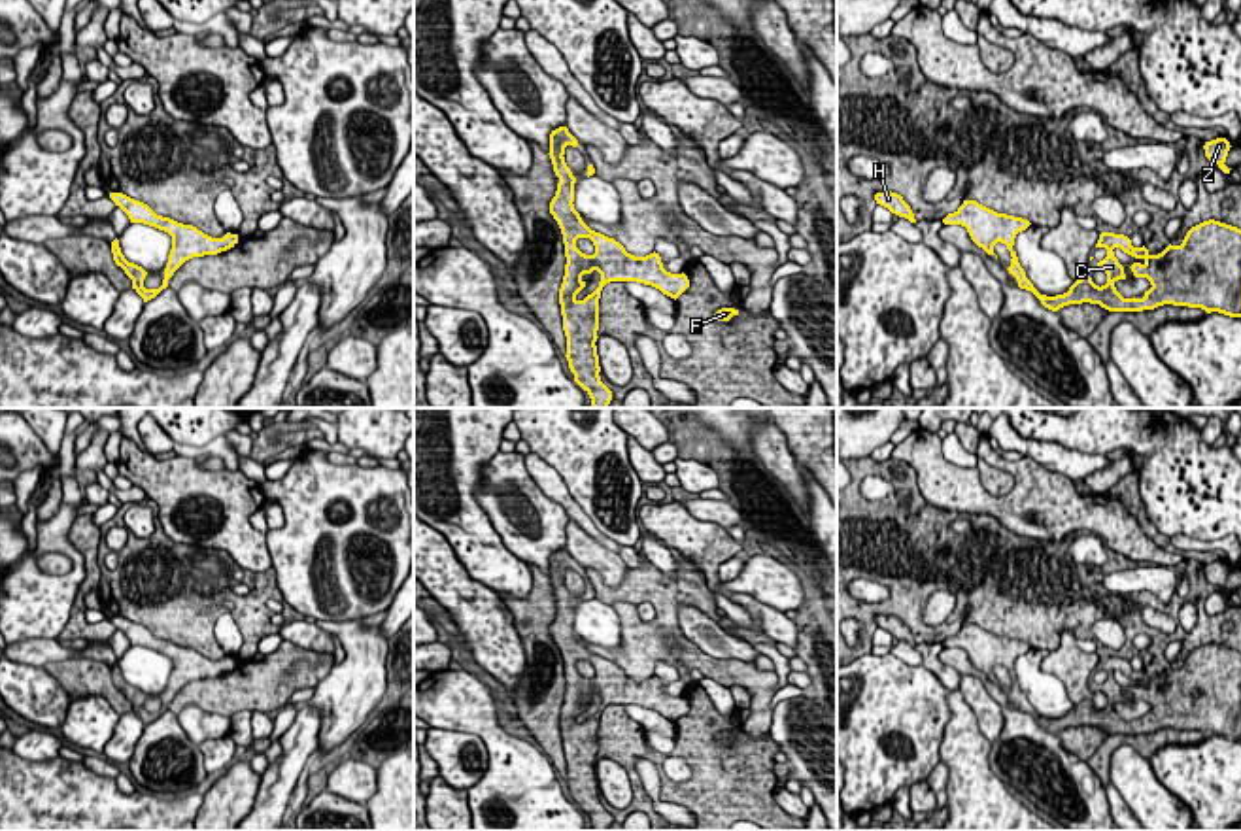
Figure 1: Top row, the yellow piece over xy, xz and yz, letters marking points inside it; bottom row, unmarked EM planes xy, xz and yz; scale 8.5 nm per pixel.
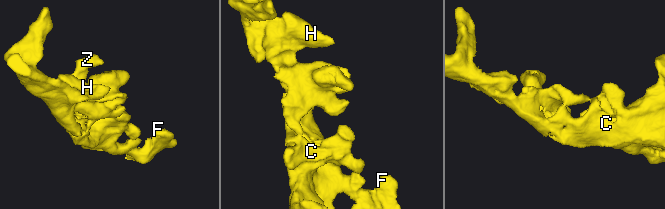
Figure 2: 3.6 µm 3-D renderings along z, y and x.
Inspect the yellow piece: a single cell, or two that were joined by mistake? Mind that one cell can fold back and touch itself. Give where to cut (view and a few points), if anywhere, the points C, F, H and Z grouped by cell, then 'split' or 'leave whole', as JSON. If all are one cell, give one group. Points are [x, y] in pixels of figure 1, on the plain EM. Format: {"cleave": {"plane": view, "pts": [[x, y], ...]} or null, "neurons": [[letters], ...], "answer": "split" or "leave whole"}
{"cleave": null, "neurons": [["C", "F", "H", "Z"]], "answer": "leave whole"}

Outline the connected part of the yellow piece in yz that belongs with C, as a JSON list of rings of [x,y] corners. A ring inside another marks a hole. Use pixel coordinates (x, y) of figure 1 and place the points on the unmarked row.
[[[963,623],[943,646],[965,650],[971,663],[995,682],[994,669],[1005,667],[1012,680],[1009,697],[1016,701],[1020,712],[1031,714],[1052,735],[1082,725],[1099,727],[1109,735],[1143,735],[1173,727],[1241,740],[1241,652],[1215,642],[1192,650],[1181,669],[1169,667],[1158,678],[1150,678],[1145,669],[1133,670],[1124,657],[1101,655],[1096,670],[1105,670],[1107,680],[1097,691],[1107,697],[1107,706],[1099,710],[1086,697],[1067,716],[1056,720],[1041,718],[1033,710],[1012,672],[1016,657],[1031,648],[1028,642]],[[1114,670],[1137,682],[1130,689],[1135,701],[1150,704],[1152,710],[1143,721],[1124,721],[1116,714],[1114,706],[1126,703],[1126,697]]]

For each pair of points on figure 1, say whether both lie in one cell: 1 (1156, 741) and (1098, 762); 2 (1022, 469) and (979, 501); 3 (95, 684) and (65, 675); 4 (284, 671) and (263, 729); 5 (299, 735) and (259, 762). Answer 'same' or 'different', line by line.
1: same
2: same
3: same
4: different
5: different

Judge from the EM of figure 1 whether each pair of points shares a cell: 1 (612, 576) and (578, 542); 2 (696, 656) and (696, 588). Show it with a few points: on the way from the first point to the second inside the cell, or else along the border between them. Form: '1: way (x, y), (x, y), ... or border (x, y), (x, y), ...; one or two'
1: way (605, 567), (588, 552); one
2: way (677, 637), (671, 629), (671, 607), (677, 601); one

